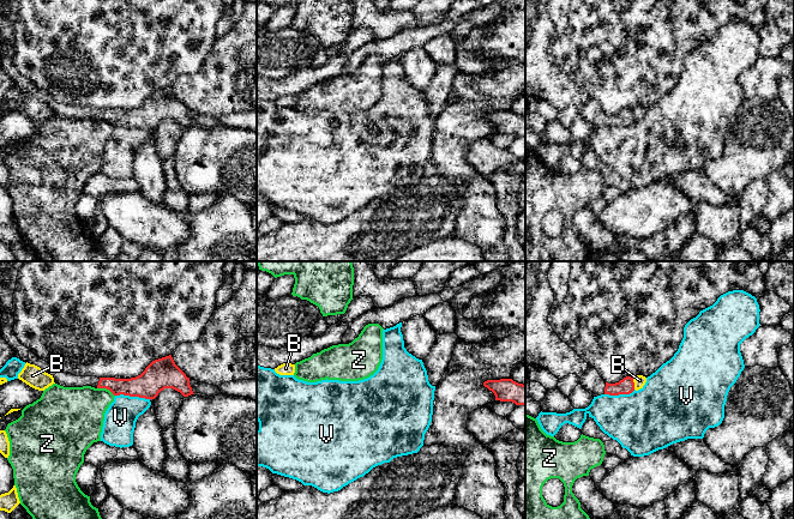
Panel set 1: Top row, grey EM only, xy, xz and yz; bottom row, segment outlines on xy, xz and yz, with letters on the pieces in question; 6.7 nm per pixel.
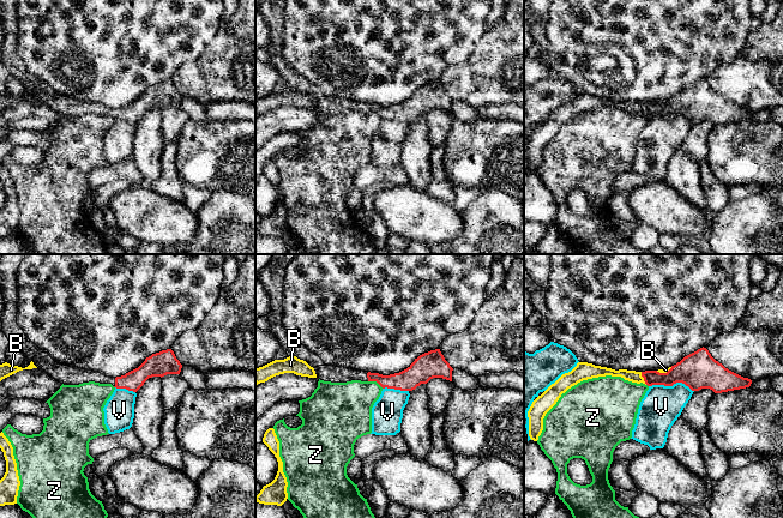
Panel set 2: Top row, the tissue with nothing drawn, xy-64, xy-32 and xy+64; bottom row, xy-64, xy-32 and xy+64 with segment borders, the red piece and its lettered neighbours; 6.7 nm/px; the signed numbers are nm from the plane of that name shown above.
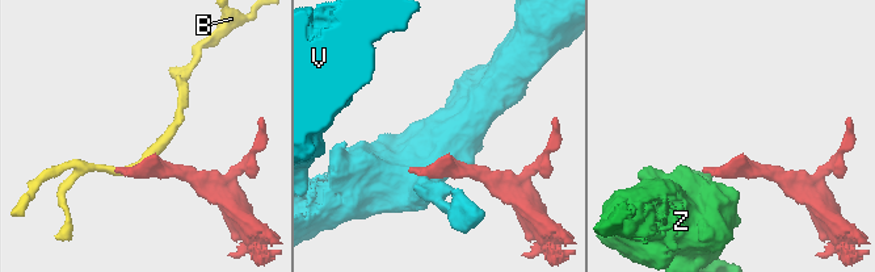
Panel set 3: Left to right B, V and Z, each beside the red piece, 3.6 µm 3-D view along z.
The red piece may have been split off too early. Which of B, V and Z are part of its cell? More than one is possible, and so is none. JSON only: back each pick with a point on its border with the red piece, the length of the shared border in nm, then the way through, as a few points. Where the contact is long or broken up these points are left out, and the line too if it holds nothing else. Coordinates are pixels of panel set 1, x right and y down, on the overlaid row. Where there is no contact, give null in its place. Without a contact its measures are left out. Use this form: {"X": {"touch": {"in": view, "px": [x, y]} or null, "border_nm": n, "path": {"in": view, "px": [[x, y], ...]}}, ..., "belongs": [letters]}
{"belongs": []}

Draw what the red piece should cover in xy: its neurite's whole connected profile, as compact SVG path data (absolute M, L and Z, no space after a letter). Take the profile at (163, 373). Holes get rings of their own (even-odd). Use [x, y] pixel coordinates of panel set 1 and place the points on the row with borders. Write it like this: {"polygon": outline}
{"polygon": "M172 355L152 361L140 375L131 379L76 376L64 372L53 378L55 384L64 387L107 388L114 396L155 399L164 388L173 388L184 397L194 394L190 378L175 364Z"}

